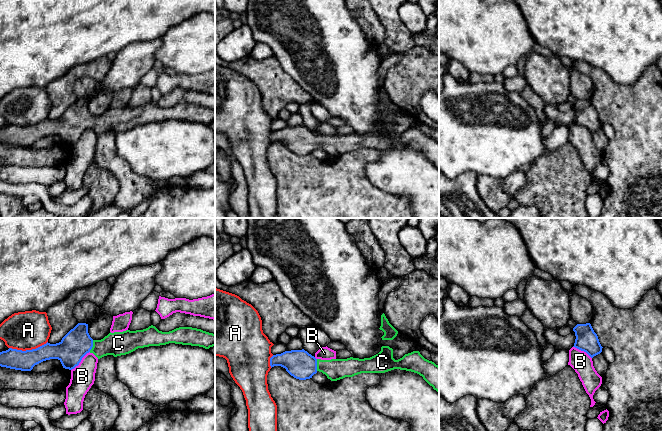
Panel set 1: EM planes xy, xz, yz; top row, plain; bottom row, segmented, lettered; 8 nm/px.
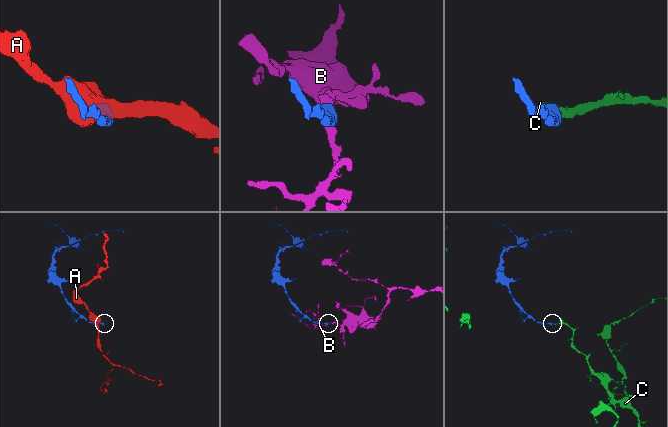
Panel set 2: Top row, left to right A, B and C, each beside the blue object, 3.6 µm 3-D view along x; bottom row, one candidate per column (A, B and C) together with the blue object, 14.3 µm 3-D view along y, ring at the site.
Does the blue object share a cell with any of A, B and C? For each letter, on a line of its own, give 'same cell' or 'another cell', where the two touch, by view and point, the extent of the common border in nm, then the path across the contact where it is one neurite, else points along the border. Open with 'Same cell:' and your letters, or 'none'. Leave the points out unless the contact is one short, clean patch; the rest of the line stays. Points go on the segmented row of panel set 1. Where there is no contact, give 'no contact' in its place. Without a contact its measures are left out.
Same cell: C
A: another cell | xy (28, 350) | 320 nm
B: another cell | xy (80, 361) | 220 nm | along xy (89, 351), (71, 370)
C: same cell | xy (92, 346) | 100 nm | across xy (77, 342), (92, 346), (108, 346), (118, 343)

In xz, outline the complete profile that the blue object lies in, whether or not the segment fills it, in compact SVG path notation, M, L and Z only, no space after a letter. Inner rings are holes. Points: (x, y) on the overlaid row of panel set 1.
M382 346L381 351L370 358L316 359L304 349L285 351L270 358L271 368L281 366L296 379L312 378L318 371L331 381L353 377L361 373L385 373L394 369L419 374L439 393L439 366L425 359L419 351L405 354L402 358L393 358L393 349Z

